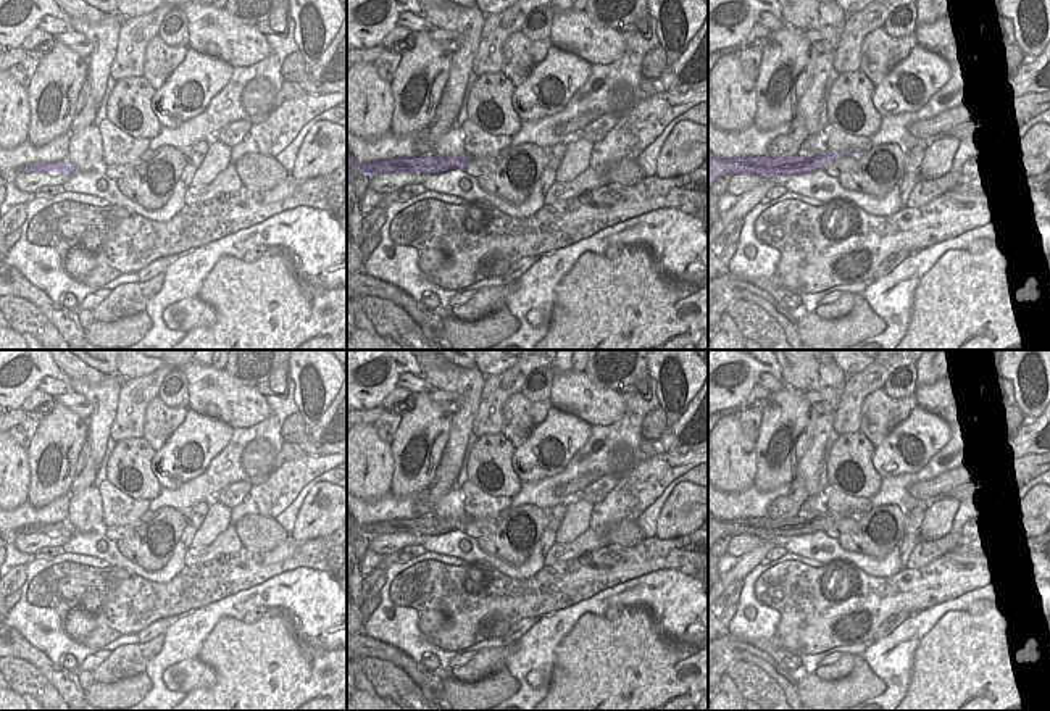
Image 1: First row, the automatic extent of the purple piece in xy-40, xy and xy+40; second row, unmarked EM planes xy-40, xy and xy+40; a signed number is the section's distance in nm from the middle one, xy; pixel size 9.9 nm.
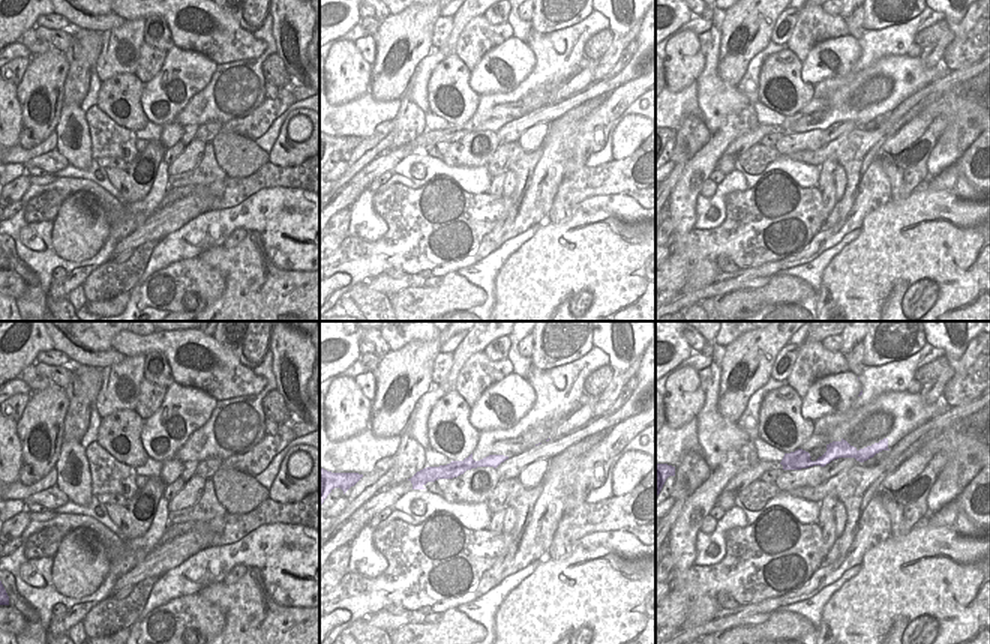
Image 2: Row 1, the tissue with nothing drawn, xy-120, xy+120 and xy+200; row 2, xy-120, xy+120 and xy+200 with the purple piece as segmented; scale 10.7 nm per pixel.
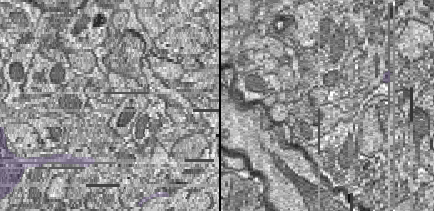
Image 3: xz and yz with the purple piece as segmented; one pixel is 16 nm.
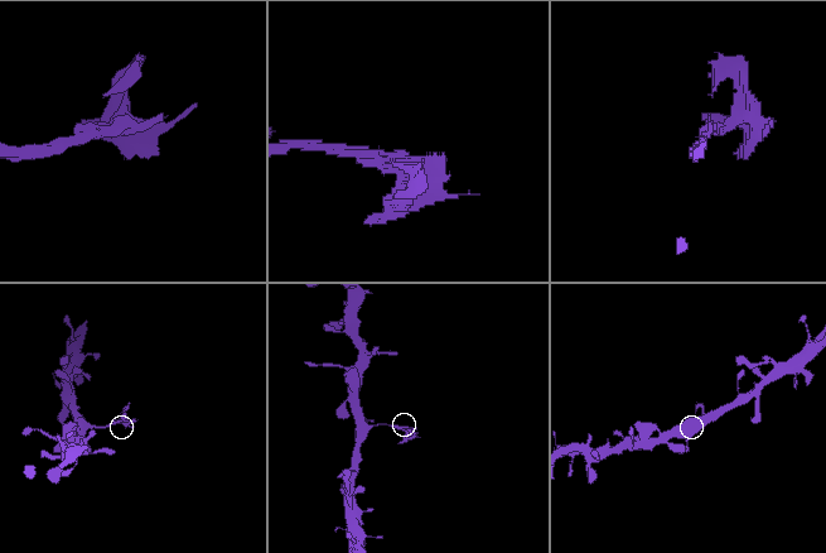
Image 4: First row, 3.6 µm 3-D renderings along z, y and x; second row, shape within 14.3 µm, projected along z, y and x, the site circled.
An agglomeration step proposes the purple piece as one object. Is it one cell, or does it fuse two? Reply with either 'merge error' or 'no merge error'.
merge error

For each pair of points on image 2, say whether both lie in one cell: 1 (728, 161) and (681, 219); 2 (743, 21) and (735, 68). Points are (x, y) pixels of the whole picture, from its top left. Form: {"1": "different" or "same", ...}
{"1": "different", "2": "same"}

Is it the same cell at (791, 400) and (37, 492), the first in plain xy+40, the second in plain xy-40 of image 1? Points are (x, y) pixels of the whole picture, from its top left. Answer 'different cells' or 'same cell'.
same cell

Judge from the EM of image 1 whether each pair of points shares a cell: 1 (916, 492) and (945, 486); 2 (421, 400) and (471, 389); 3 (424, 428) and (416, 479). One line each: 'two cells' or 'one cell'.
1: one cell
2: two cells
3: one cell

